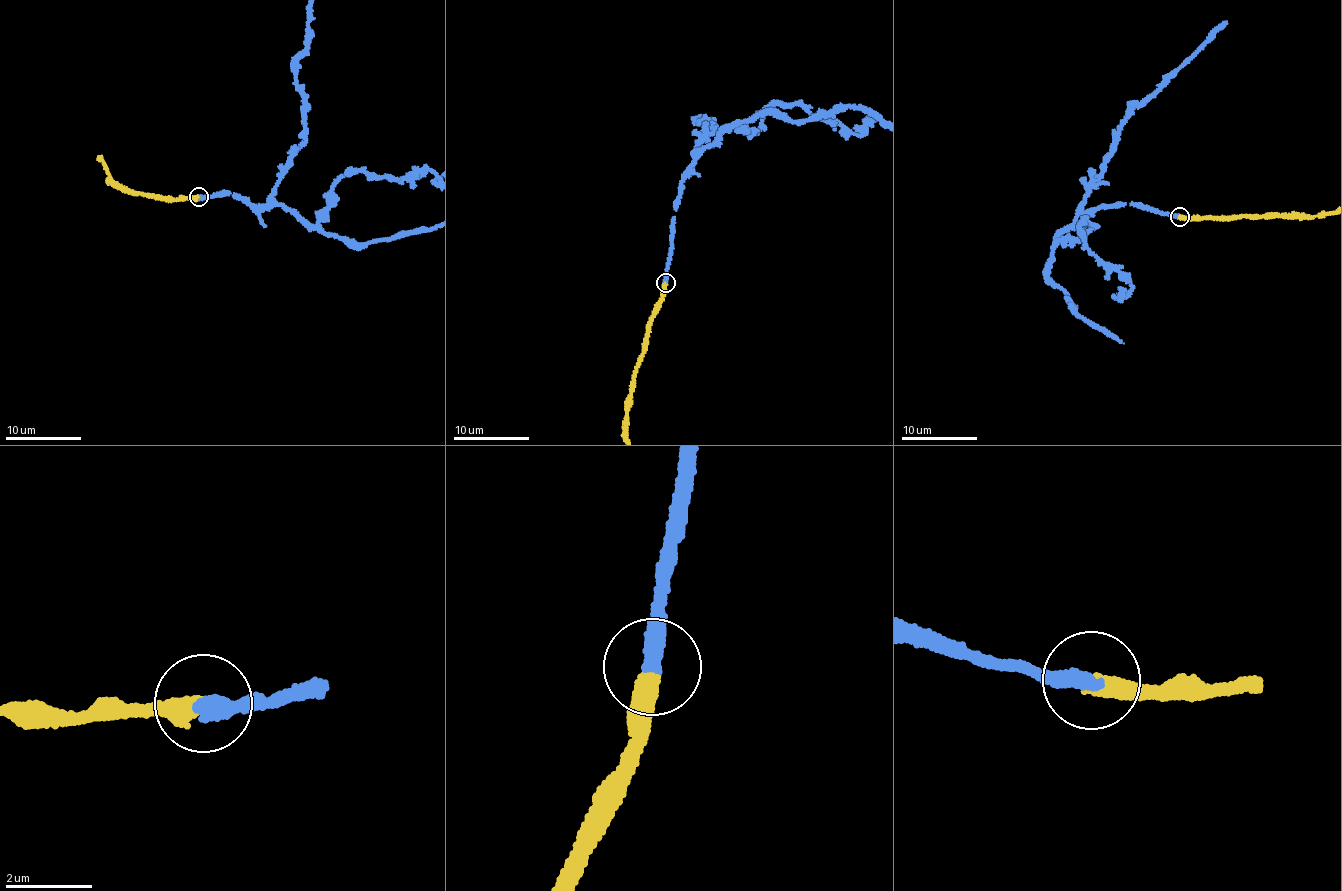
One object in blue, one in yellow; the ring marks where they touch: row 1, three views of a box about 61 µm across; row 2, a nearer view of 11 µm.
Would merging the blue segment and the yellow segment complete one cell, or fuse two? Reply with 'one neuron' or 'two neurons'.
one neuron

